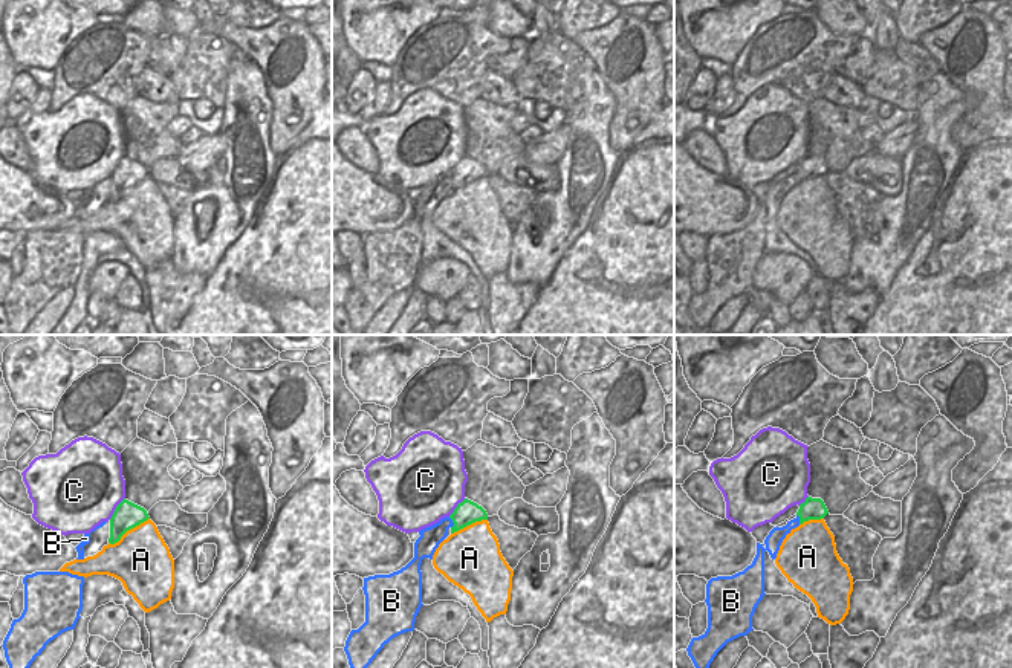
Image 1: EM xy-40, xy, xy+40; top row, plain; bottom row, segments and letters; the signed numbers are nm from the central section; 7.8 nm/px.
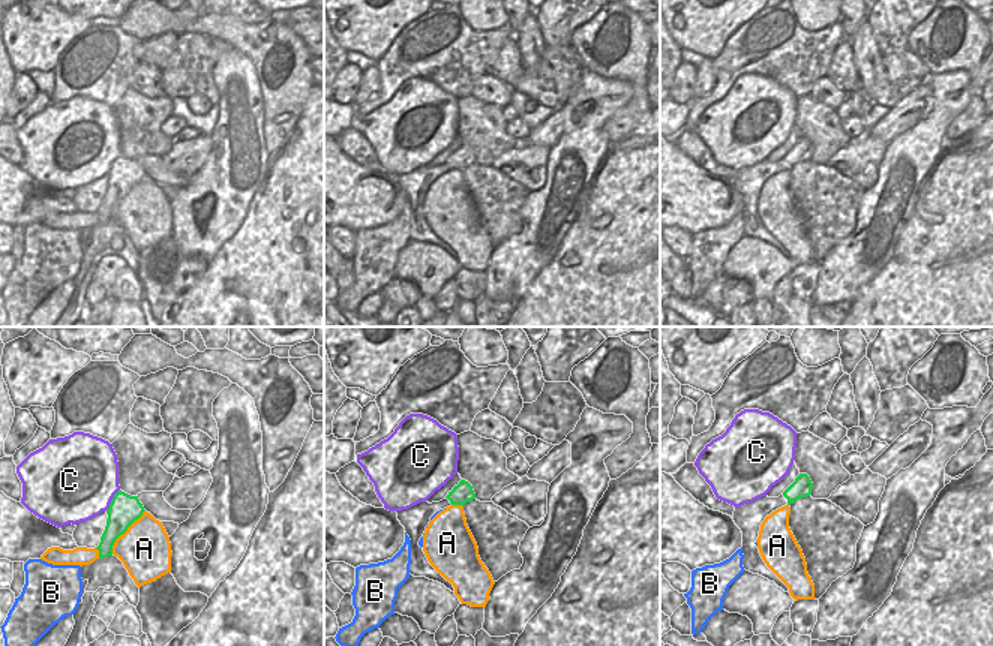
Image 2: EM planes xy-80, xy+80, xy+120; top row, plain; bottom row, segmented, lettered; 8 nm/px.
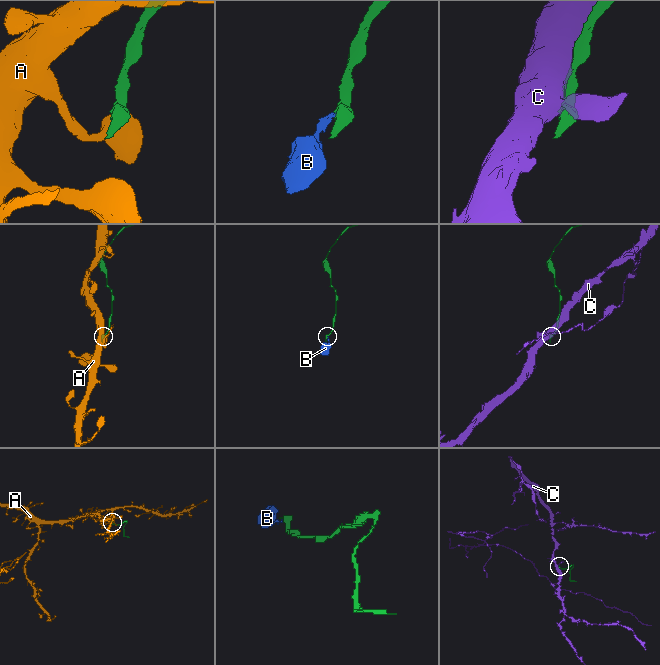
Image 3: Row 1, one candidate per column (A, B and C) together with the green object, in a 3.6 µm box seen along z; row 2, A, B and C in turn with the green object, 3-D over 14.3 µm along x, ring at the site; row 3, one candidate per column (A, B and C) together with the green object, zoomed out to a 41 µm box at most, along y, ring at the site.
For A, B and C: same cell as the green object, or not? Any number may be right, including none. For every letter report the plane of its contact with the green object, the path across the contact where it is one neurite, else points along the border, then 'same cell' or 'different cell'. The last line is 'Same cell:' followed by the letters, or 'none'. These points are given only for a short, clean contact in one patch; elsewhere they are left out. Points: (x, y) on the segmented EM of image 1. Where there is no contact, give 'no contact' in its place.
A: meets green in xy-40; different cell
B: meets green in xy; border along xy (448, 517), (453, 523), (451, 528); different cell
C: meets green in xy-40; different cell
Same cell: none

